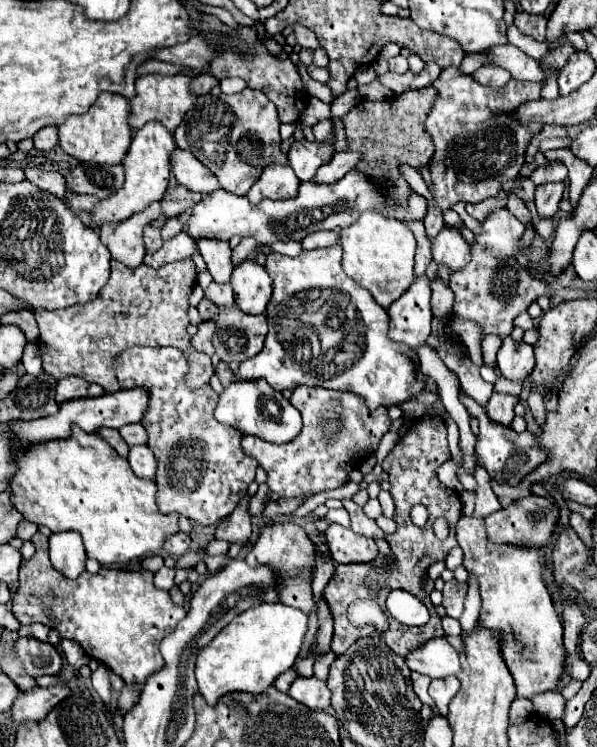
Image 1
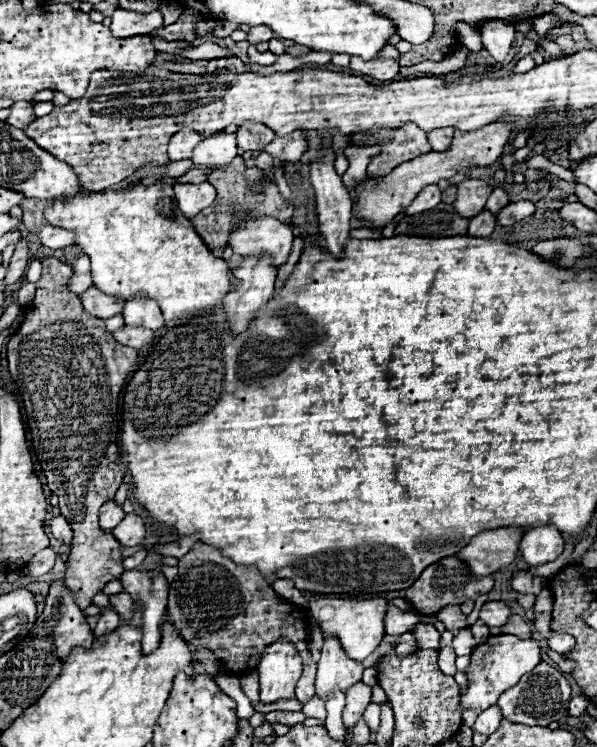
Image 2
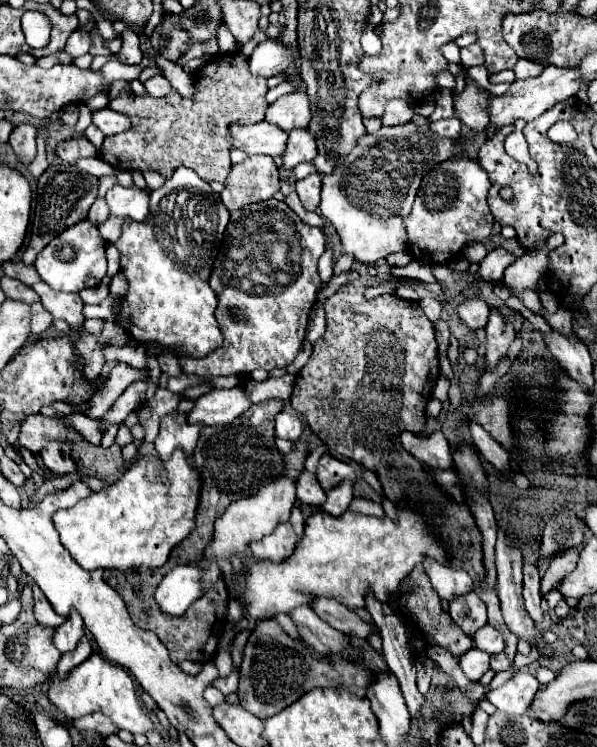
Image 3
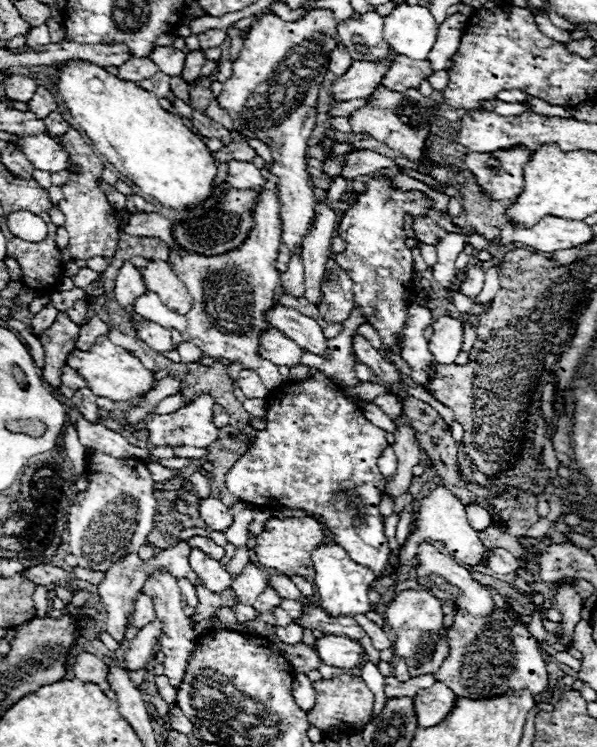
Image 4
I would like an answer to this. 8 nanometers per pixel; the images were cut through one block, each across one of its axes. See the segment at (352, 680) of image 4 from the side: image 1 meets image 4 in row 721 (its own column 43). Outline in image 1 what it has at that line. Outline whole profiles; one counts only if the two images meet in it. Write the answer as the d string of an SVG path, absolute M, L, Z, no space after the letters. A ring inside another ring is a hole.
M192 258L188 260L180 260L180 262L170 262L166 266L160 268L152 268L152 266L138 266L136 270L128 270L122 262L112 260L112 276L108 280L108 284L100 290L100 294L86 304L74 304L68 306L64 310L34 310L36 320L38 320L38 328L40 328L40 338L38 338L38 352L42 356L42 366L44 372L54 376L56 380L66 378L66 376L78 376L84 378L88 382L100 384L104 388L106 394L118 392L118 380L112 372L112 358L116 354L120 354L122 350L130 348L130 346L172 346L184 352L184 356L188 358L190 364L190 376L186 376L188 386L202 386L210 380L210 376L214 374L214 366L210 362L210 356L206 356L204 352L198 352L190 346L190 334L186 332L188 326L188 300L192 294L192 288L196 284L196 264Z

